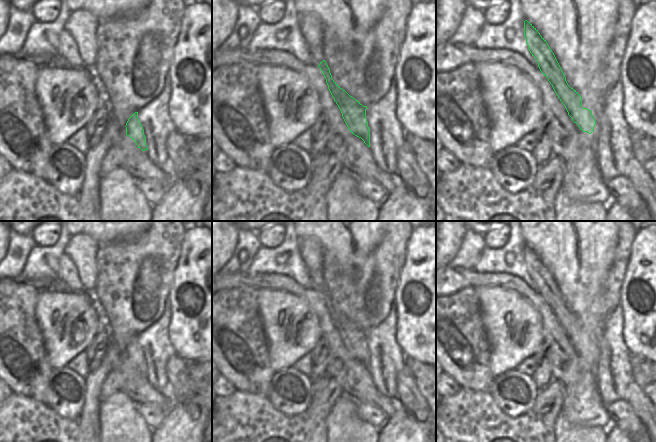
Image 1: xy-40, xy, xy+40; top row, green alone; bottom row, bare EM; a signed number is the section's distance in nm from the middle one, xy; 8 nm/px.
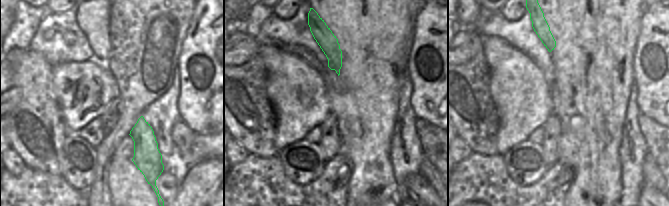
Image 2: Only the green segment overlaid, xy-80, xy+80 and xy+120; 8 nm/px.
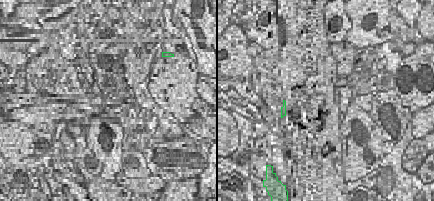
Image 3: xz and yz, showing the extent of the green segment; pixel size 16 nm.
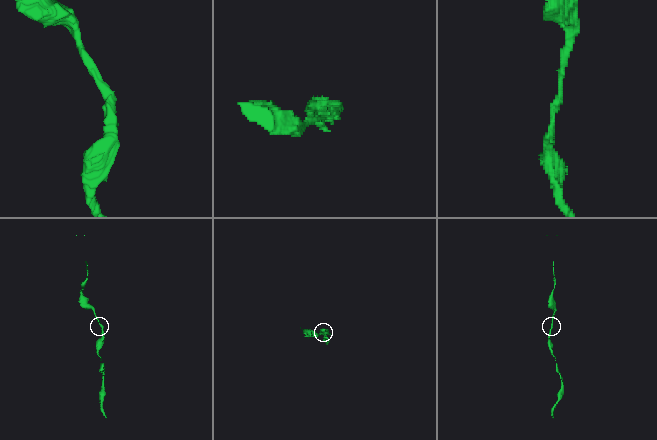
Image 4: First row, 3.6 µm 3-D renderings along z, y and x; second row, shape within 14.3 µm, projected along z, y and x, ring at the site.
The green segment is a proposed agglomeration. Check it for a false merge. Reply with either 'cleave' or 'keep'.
keep

